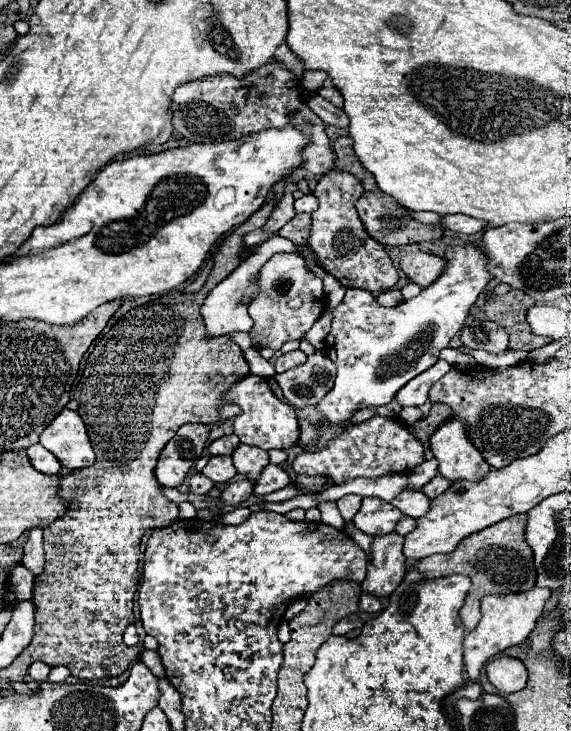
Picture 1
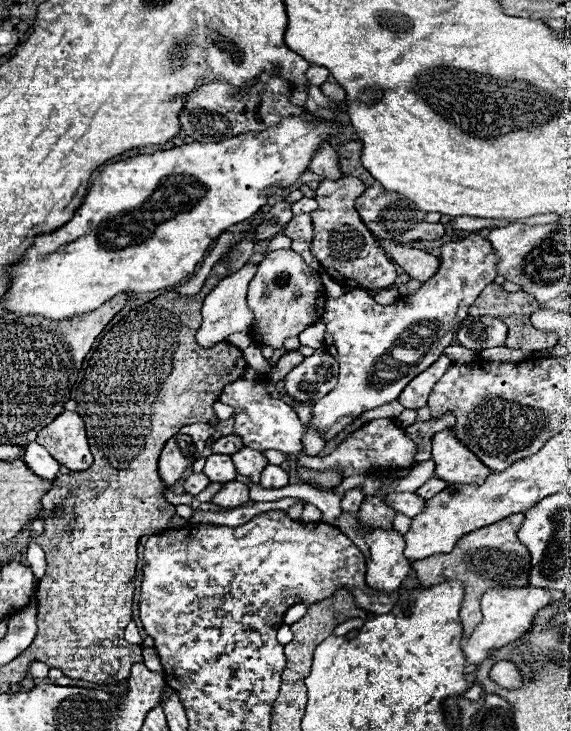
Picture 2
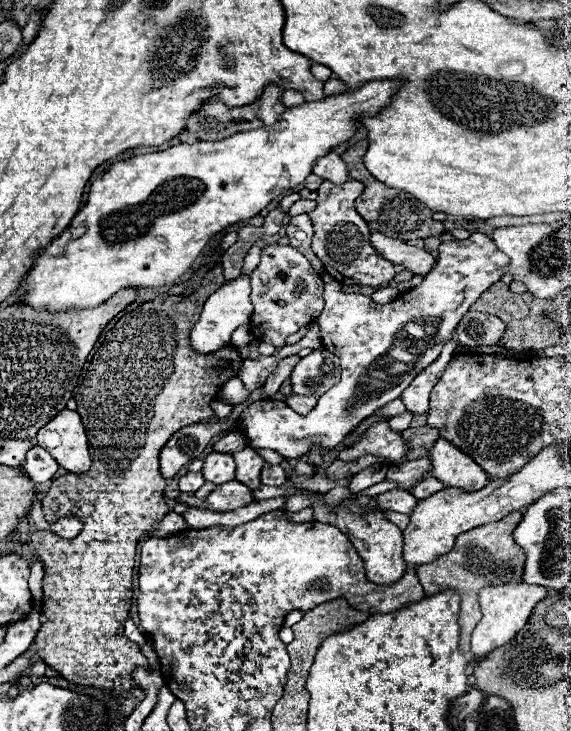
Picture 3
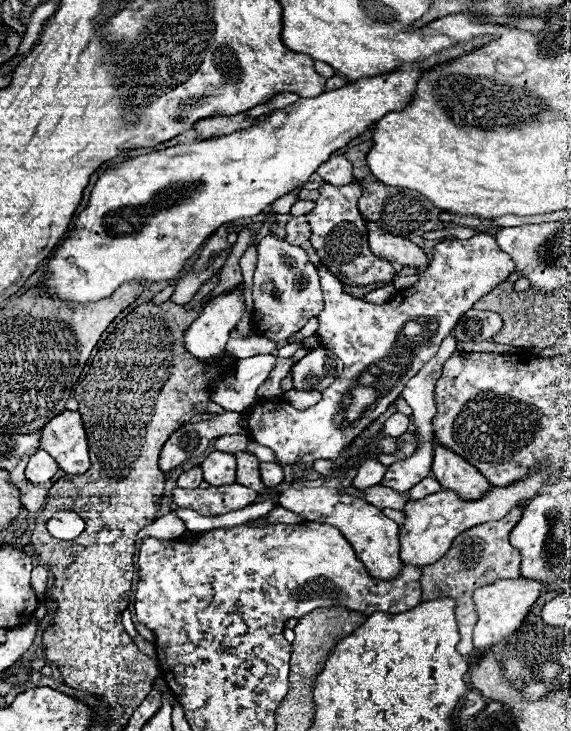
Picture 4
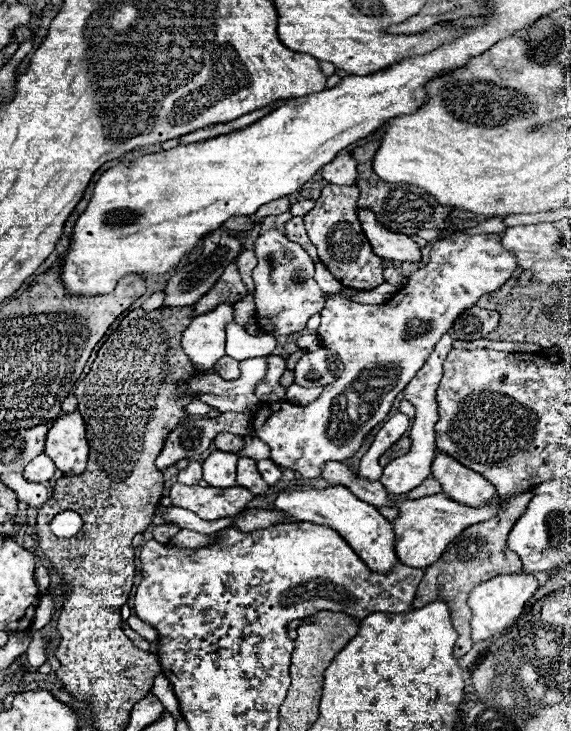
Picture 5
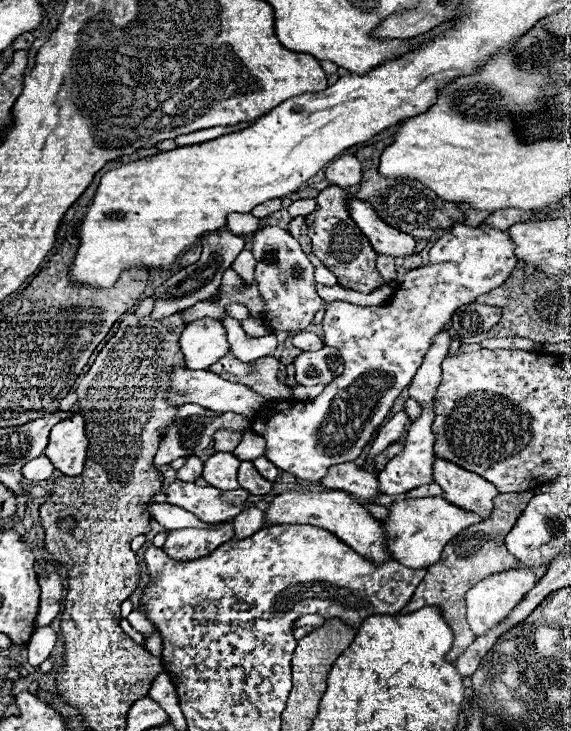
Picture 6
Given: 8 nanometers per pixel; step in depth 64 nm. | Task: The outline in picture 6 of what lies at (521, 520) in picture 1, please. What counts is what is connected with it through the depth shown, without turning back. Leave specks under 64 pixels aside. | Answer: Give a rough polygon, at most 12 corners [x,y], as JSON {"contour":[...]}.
{"contour":[[534,492],[498,494],[492,516],[468,526],[426,568],[400,614],[440,606],[454,662],[474,640],[466,592],[520,568],[506,550]]}

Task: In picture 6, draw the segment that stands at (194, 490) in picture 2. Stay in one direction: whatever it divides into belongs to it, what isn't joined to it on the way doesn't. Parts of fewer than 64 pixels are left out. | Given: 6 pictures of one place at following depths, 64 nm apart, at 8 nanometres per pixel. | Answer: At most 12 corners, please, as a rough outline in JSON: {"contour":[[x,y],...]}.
{"contour":[[198,456],[186,460],[178,470],[178,480],[194,482],[202,476],[202,460]]}

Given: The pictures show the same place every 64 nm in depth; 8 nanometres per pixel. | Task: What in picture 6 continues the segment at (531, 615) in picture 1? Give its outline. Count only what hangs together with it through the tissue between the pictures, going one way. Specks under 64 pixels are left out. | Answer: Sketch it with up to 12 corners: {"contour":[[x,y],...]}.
{"contour":[[530,568],[492,574],[466,594],[472,632],[504,622],[534,588]]}

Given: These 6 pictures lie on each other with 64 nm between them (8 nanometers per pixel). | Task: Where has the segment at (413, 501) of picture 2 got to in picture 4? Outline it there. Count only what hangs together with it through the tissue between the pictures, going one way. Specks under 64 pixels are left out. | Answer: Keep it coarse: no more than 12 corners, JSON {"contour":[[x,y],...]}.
{"contour":[[380,484],[370,486],[366,502],[384,510],[404,510],[410,498]]}

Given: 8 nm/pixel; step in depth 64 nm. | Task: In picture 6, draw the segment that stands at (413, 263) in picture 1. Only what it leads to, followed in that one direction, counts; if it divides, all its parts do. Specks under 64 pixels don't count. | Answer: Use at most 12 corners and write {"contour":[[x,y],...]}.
{"contour":[[350,200],[350,216],[378,254],[416,254],[410,234],[388,228],[370,204]]}

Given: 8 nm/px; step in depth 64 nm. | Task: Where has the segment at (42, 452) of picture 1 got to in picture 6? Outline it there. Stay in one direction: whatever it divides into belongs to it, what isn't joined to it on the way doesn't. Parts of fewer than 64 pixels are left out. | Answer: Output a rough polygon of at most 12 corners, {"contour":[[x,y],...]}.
{"contour":[[46,456],[30,460],[22,468],[28,482],[44,482],[54,466]]}

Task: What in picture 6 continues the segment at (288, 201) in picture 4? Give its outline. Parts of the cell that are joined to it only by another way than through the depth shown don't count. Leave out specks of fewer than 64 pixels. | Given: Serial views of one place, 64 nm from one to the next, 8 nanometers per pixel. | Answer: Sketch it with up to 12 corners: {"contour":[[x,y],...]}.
{"contour":[[268,200],[252,210],[256,218],[266,218],[282,210],[282,200]]}

